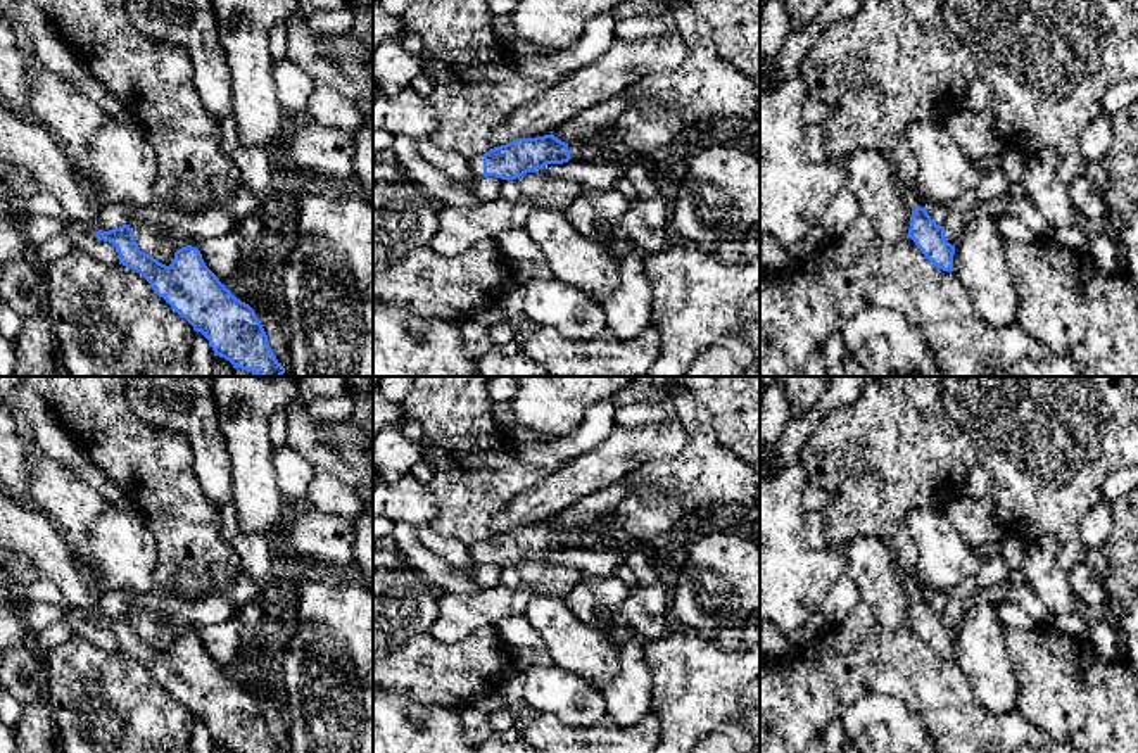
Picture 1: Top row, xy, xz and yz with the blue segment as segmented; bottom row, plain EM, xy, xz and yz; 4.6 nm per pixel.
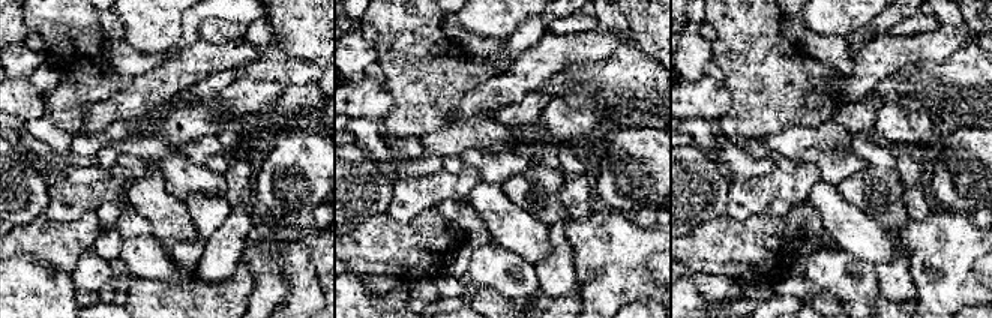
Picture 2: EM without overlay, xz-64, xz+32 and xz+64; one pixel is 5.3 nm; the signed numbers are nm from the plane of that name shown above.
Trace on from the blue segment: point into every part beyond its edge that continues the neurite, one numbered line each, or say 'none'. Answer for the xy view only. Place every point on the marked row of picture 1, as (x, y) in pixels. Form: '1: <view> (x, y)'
1: xy (26, 144)

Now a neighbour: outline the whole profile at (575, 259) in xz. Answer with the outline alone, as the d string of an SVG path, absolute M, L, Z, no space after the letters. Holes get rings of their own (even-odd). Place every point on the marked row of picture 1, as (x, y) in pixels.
M537 207L523 230L544 252L553 276L603 302L620 283L618 264L578 233L561 209Z

